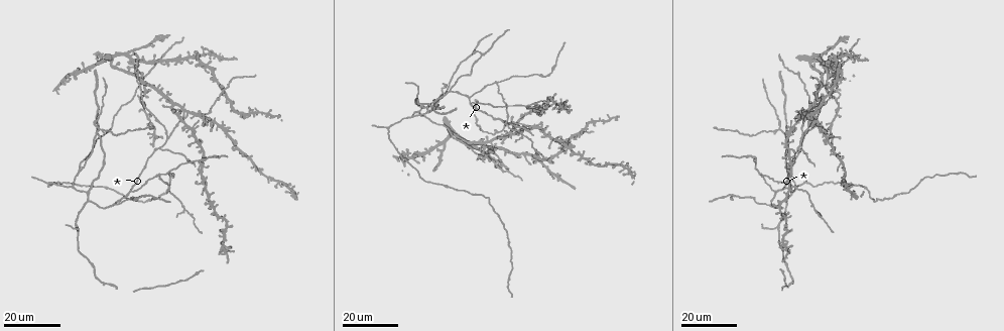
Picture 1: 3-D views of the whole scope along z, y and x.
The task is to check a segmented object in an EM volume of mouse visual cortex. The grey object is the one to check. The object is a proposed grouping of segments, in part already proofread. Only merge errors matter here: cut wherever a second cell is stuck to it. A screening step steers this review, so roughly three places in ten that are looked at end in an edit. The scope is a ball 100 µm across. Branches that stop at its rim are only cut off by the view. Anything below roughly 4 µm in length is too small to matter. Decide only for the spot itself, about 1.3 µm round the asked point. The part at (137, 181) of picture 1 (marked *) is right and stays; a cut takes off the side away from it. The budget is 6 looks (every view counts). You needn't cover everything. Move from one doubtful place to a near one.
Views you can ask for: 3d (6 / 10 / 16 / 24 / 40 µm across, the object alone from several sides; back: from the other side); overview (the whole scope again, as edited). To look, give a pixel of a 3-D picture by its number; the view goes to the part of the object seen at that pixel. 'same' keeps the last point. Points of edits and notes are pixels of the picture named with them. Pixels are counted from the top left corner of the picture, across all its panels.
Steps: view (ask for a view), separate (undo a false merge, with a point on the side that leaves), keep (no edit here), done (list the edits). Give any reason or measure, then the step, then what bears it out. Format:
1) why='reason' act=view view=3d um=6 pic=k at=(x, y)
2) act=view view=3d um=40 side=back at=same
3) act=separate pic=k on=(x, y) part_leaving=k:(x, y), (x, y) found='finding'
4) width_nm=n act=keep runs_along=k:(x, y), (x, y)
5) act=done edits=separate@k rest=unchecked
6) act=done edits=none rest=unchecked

why='a fork' act=view view=3d um=16 pic=1 at=(80, 170)

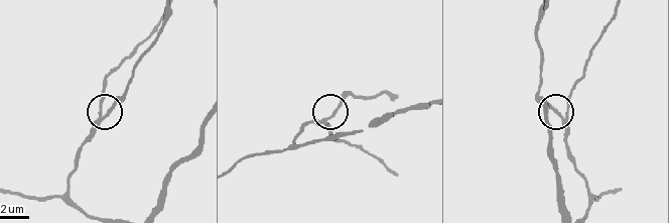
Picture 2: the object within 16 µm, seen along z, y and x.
act=view view=3d um=10 pic=2 at=(560, 116)

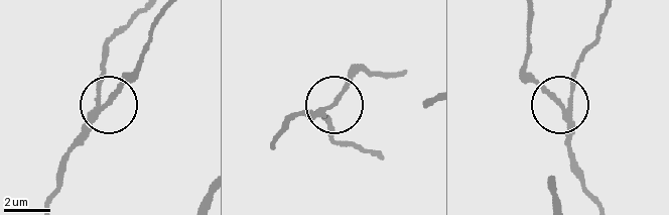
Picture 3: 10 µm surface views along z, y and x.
side_arm_um=56 act=keep runs_along=3:(46, 201), (81, 131), (137, 70) found='continuous, no second cell'

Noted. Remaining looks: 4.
why='a fork' act=view view=3d um=24 pic=1 at=(798, 147)

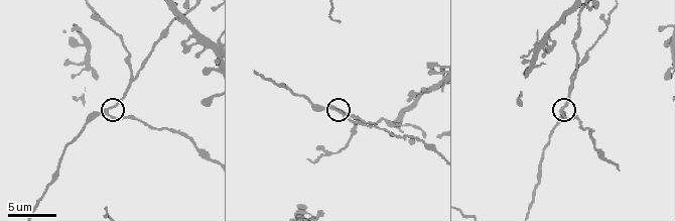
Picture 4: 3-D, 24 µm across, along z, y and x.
why='closer look' act=view view=3d um=6 pic=4 at=(561, 113)

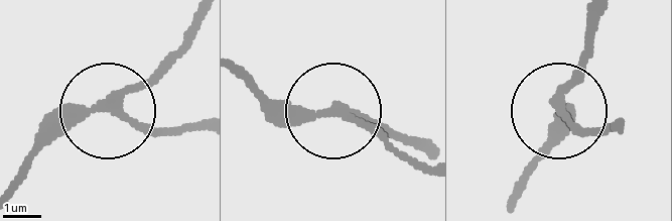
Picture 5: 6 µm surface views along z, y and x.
arms=3 act=keep found='continuous, no second cell'

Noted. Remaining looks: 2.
act=view view=3d um=24 pic=1 at=(215, 122)

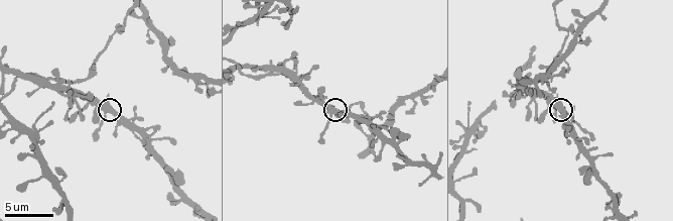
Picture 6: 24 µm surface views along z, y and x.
act=view view=3d um=6 pic=6 at=(107, 110)

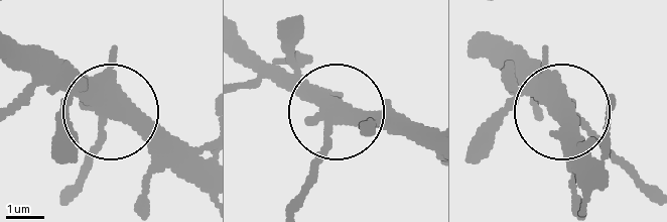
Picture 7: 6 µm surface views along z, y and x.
width_nm=410 act=keep found='one cell here'

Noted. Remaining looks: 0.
act=done edits=none rest=unchecked

